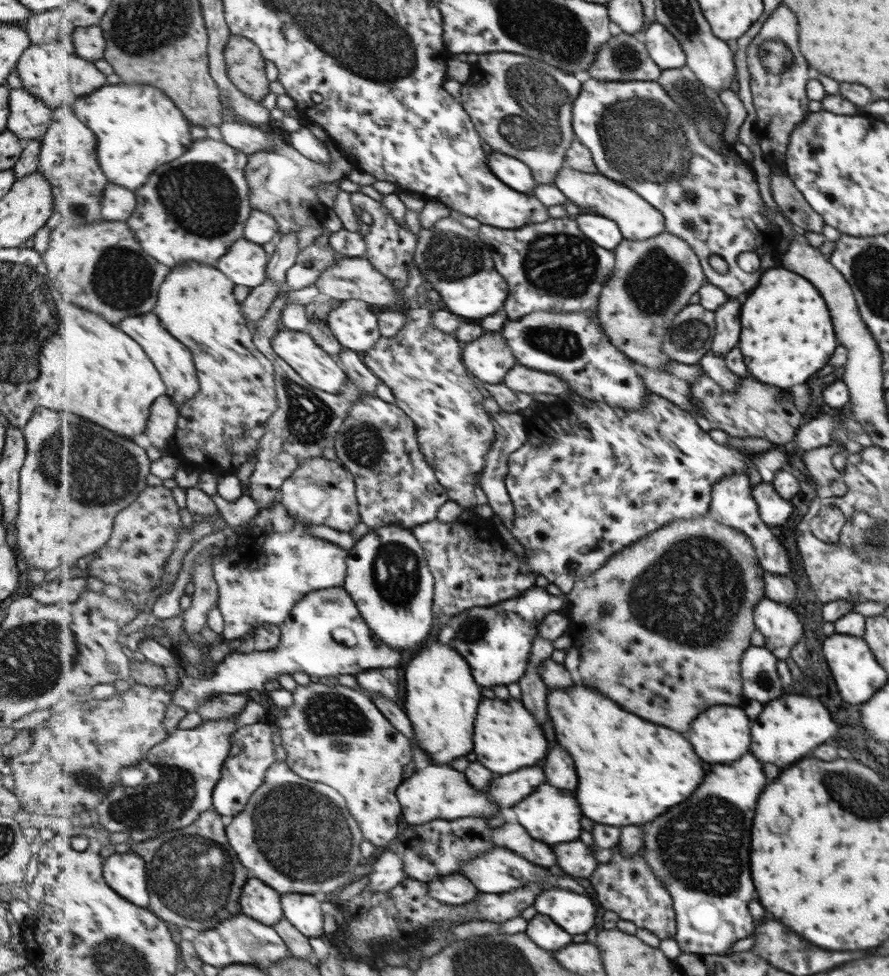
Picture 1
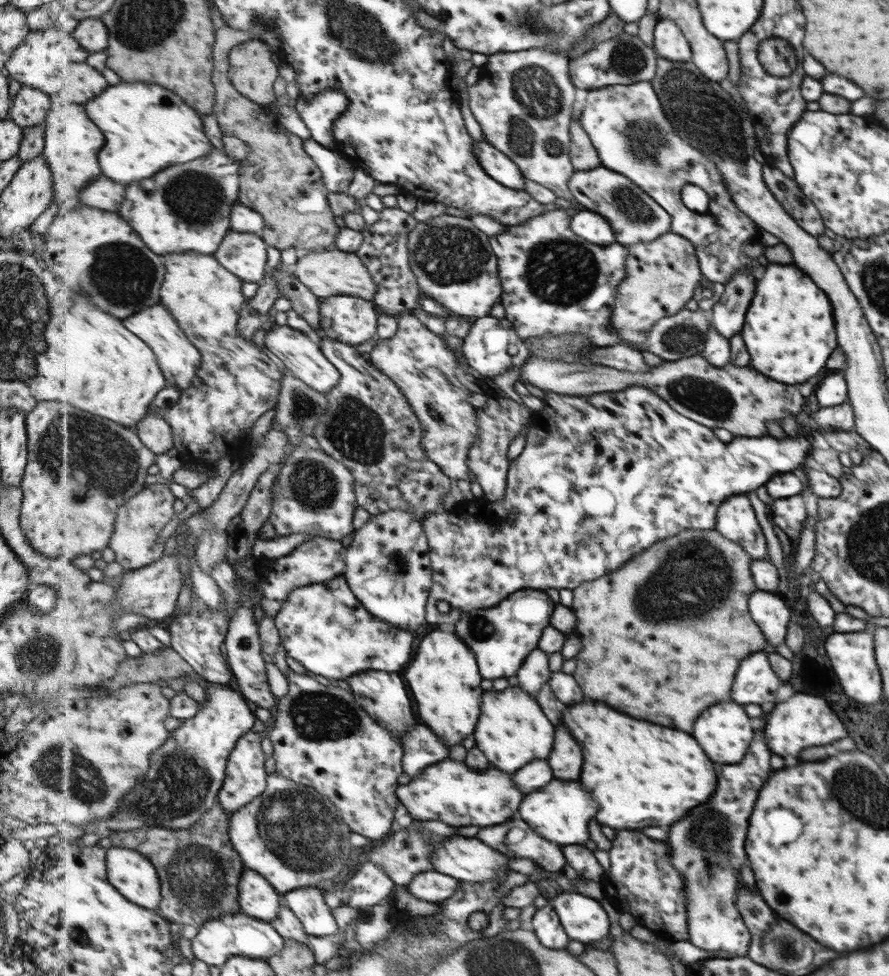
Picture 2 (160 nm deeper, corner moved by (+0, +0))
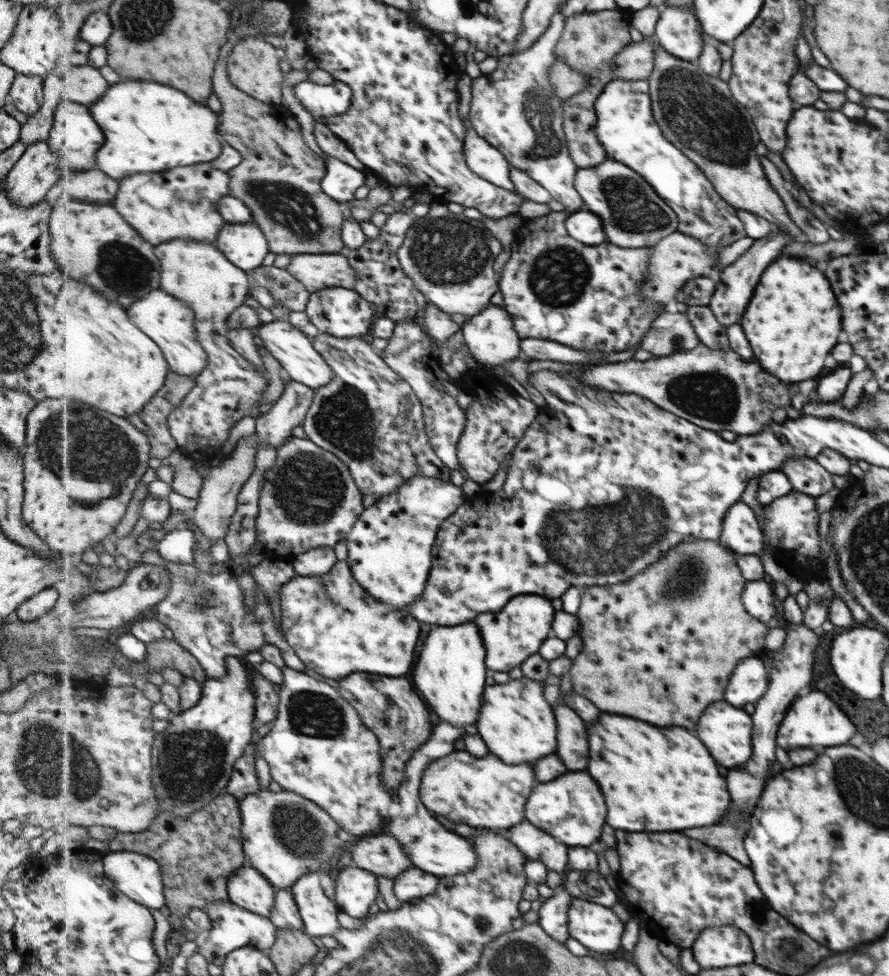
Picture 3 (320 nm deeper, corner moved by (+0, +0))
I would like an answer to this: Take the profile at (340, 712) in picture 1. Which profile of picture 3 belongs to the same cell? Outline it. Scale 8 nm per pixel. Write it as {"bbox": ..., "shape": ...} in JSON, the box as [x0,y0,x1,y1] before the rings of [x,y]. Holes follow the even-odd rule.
{"bbox":[256,667,393,836],"shape":[[[285,667],[284,681],[278,686],[280,693],[279,712],[273,728],[262,739],[256,739],[257,755],[263,757],[270,767],[272,780],[284,790],[293,791],[313,802],[332,815],[341,828],[352,835],[369,836],[379,832],[389,817],[393,798],[385,787],[383,752],[376,732],[366,725],[355,706],[339,691],[315,680],[303,671]]]}

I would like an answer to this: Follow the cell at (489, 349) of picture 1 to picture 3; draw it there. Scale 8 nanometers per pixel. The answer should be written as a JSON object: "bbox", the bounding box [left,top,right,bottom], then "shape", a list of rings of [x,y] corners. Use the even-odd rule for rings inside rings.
{"bbox":[463,304,523,366],"shape":[[[492,304],[481,314],[468,318],[463,325],[464,340],[472,352],[473,357],[481,366],[501,366],[504,362],[512,361],[523,354],[520,334],[516,331],[516,325],[511,314],[505,307]]]}

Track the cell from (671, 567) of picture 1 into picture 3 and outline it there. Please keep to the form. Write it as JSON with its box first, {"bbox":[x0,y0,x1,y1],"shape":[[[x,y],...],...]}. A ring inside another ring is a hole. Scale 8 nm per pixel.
{"bbox":[571,538,767,728],"shape":[[[691,538],[674,546],[667,554],[654,561],[647,570],[627,582],[585,588],[579,612],[576,614],[580,618],[582,626],[578,635],[584,640],[584,647],[583,652],[573,660],[571,665],[574,690],[591,700],[602,712],[617,715],[626,714],[629,718],[653,722],[657,726],[697,728],[699,716],[703,716],[705,709],[708,709],[714,702],[724,699],[725,689],[735,666],[742,658],[755,657],[755,652],[759,652],[763,648],[763,636],[767,630],[761,624],[760,619],[753,618],[744,609],[741,594],[743,594],[745,584],[747,584],[747,580],[740,574],[740,567],[737,565],[735,554],[732,551],[729,551],[717,540]]]}

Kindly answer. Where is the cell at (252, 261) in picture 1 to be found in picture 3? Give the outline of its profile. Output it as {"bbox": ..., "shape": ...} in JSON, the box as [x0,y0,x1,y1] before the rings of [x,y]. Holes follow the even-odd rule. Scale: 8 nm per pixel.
{"bbox":[216,222,271,274],"shape":[[[255,222],[225,224],[220,230],[216,246],[225,257],[247,274],[263,266],[265,258],[271,253],[270,244],[264,231]]]}

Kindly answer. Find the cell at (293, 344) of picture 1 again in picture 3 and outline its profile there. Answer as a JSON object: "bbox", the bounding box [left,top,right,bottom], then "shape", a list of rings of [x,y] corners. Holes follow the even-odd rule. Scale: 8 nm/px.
{"bbox":[257,321,337,390],"shape":[[[272,321],[257,329],[263,346],[288,371],[292,381],[301,382],[309,388],[319,390],[337,378],[336,371],[329,366],[327,359],[315,347],[315,343],[304,331],[289,321]]]}

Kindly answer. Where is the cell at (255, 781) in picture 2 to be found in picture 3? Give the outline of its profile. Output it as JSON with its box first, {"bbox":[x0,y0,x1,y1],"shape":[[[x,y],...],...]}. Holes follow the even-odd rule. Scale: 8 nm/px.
{"bbox":[226,742,261,802],"shape":[[[255,742],[247,746],[243,757],[235,763],[234,771],[226,789],[240,802],[251,794],[261,791],[259,774],[255,770]]]}

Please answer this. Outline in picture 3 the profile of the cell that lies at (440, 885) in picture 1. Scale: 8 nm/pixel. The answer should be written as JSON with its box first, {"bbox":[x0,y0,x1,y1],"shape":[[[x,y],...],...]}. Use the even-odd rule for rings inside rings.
{"bbox":[393,867,440,904],"shape":[[[411,867],[394,878],[393,891],[396,898],[405,904],[411,900],[433,894],[440,883],[440,877]]]}

